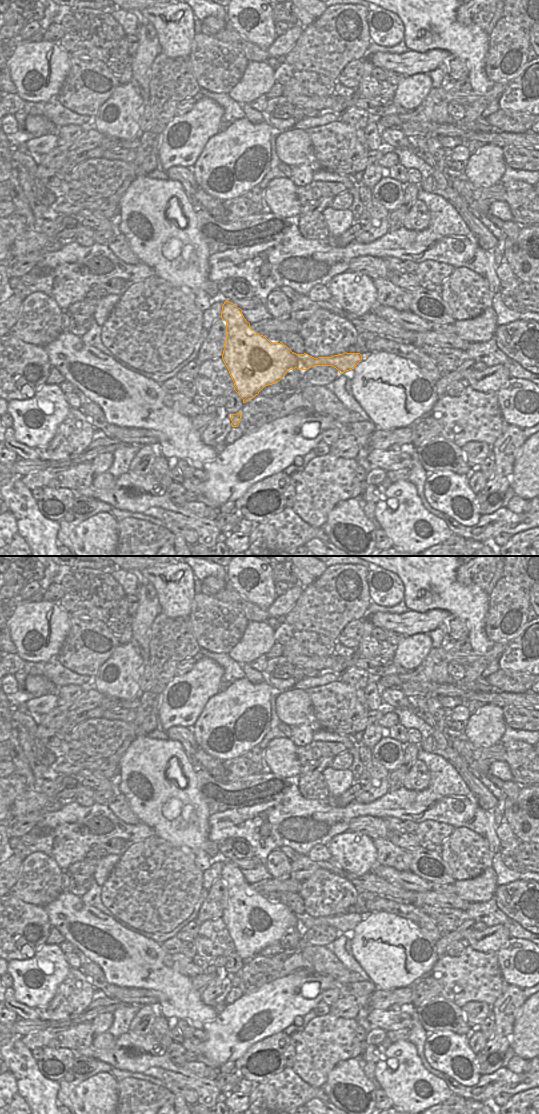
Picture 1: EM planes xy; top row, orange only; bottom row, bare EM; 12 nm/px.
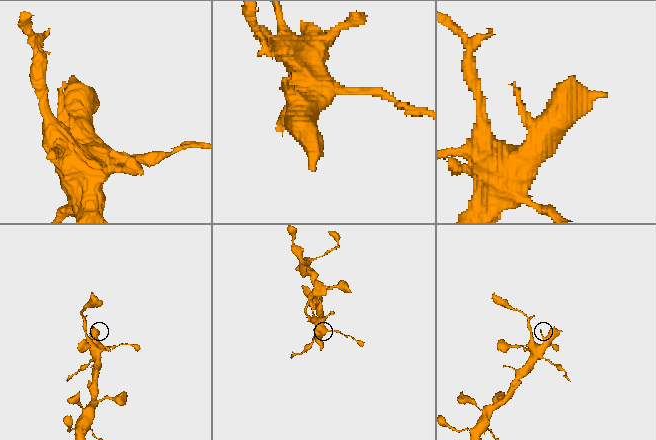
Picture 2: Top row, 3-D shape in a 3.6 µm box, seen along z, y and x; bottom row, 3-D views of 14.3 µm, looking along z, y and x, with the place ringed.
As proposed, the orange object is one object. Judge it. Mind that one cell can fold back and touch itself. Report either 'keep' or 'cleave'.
cleave

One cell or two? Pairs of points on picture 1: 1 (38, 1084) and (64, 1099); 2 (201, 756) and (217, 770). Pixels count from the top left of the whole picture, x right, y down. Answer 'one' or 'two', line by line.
1: two
2: one

